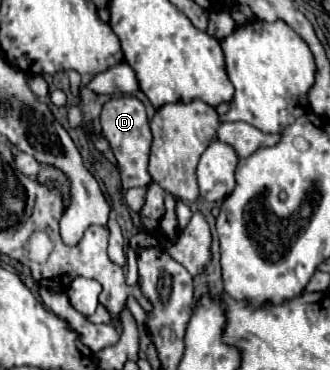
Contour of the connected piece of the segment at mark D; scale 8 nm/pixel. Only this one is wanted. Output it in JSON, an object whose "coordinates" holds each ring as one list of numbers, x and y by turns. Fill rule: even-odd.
{"coordinates":[[129,95,113,97,103,105,101,125,103,125,103,135,109,141,111,151,117,159,117,169,121,175,123,189,149,185,151,177,147,171,147,157,149,157,149,147,151,147,151,129,149,129,145,105,137,97,129,97]]}

